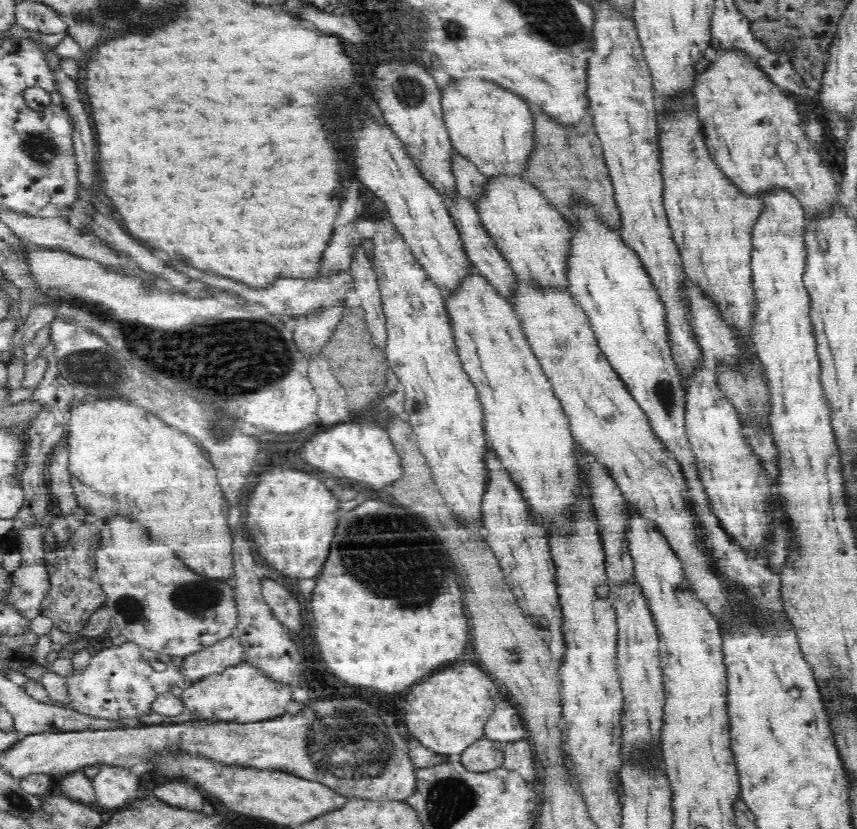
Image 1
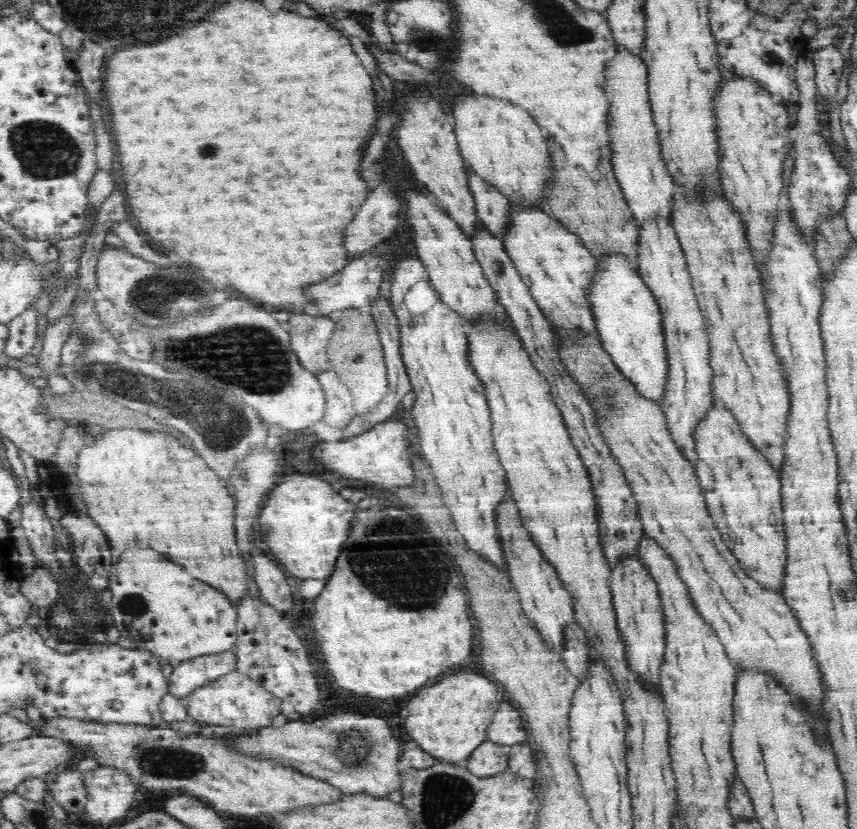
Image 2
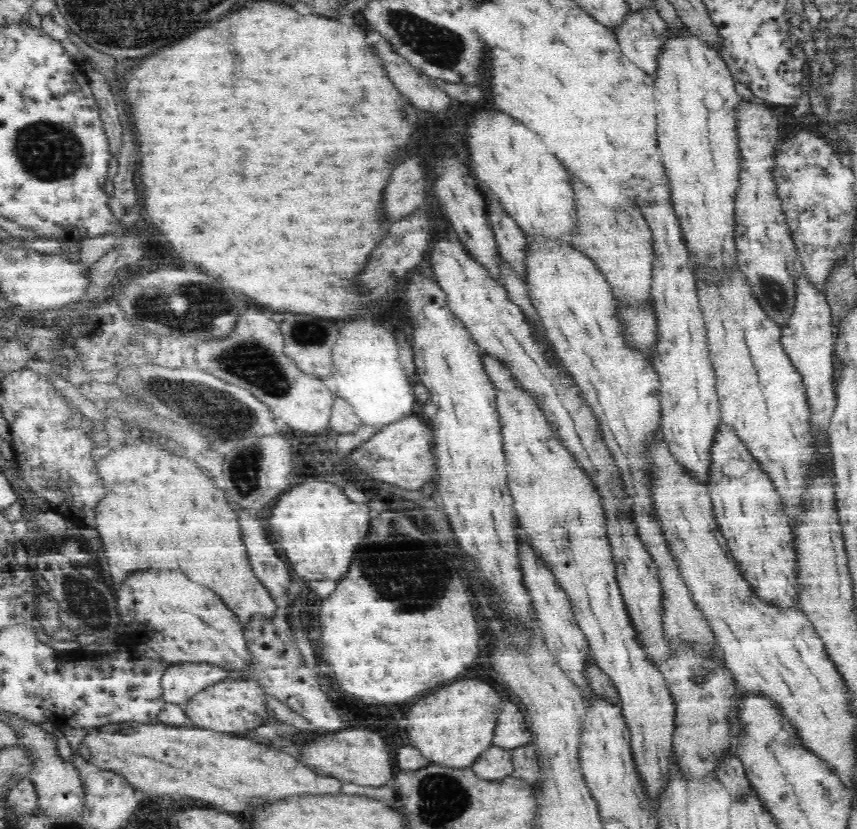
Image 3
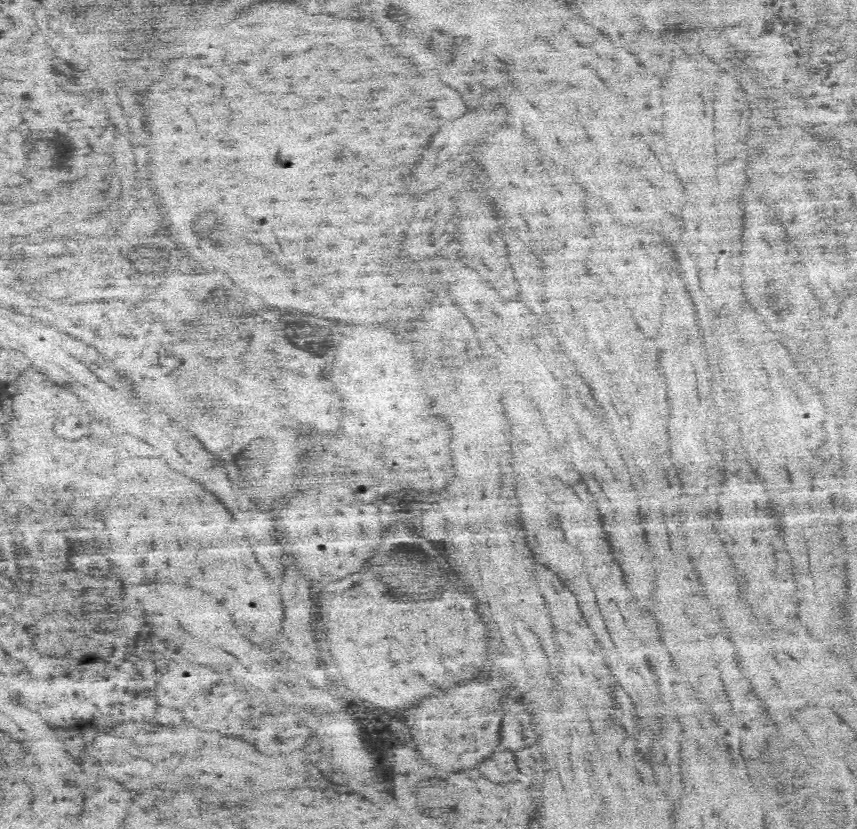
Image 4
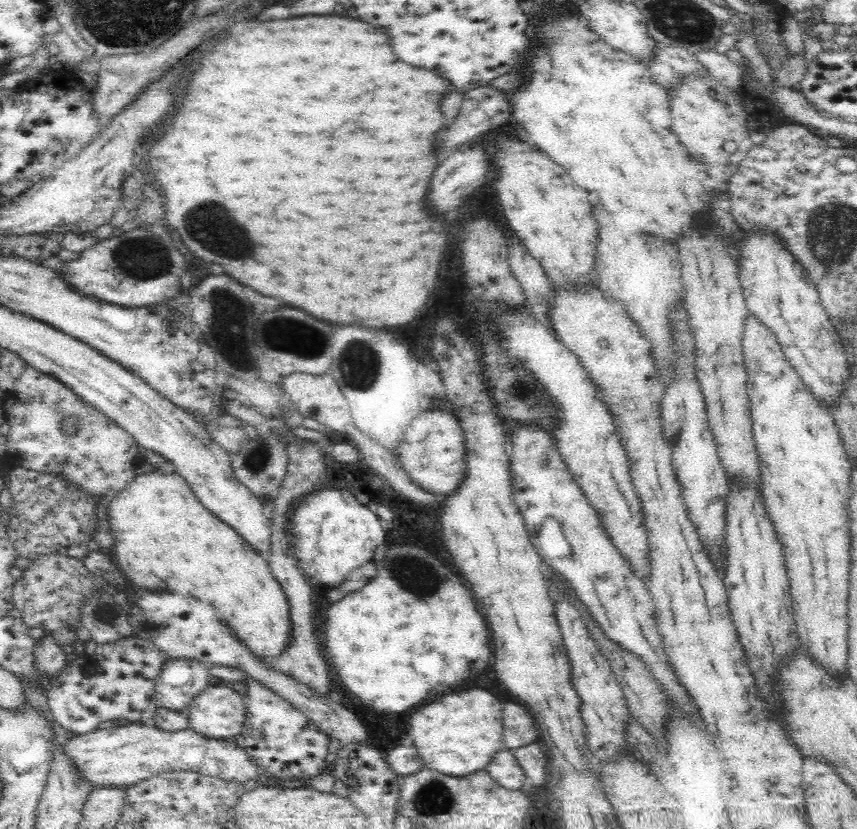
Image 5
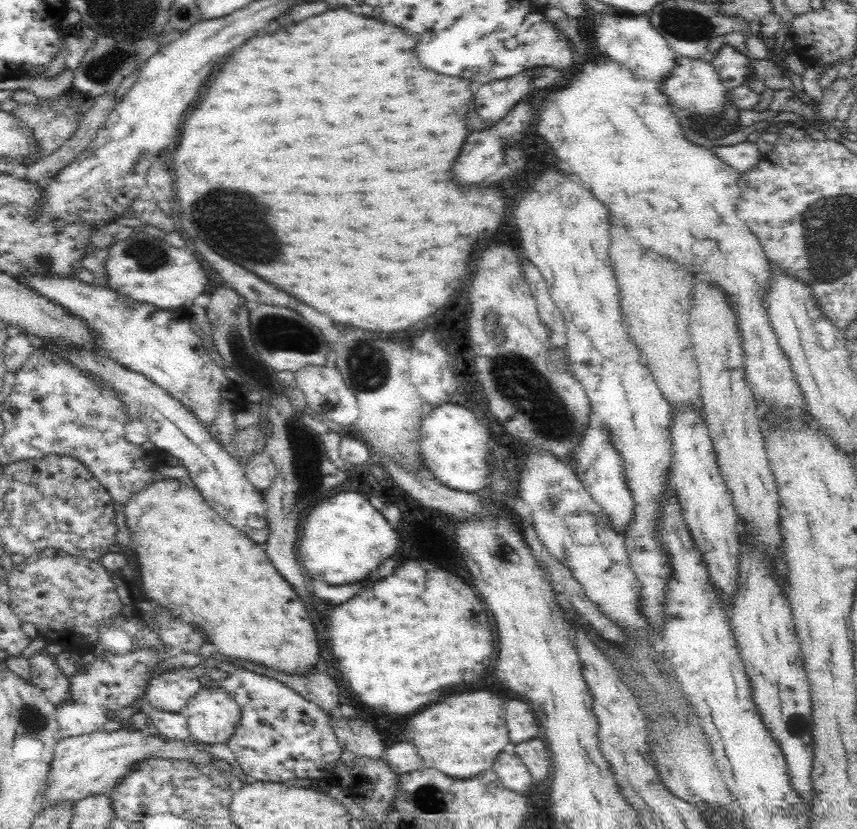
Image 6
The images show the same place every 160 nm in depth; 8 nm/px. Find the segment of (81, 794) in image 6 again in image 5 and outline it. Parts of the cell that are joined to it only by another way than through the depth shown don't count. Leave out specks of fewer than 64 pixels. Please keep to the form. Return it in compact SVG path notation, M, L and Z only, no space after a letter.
M115 723L103 726L94 733L64 739L62 751L72 758L74 769L80 773L80 777L88 779L92 786L114 785L127 788L142 780L148 780L160 772L172 772L172 770L191 770L206 776L235 780L240 784L252 784L252 786L260 784L281 788L302 788L321 784L308 777L288 780L264 775L264 771L258 769L254 759L233 739L204 737L190 728L167 732L152 723Z

